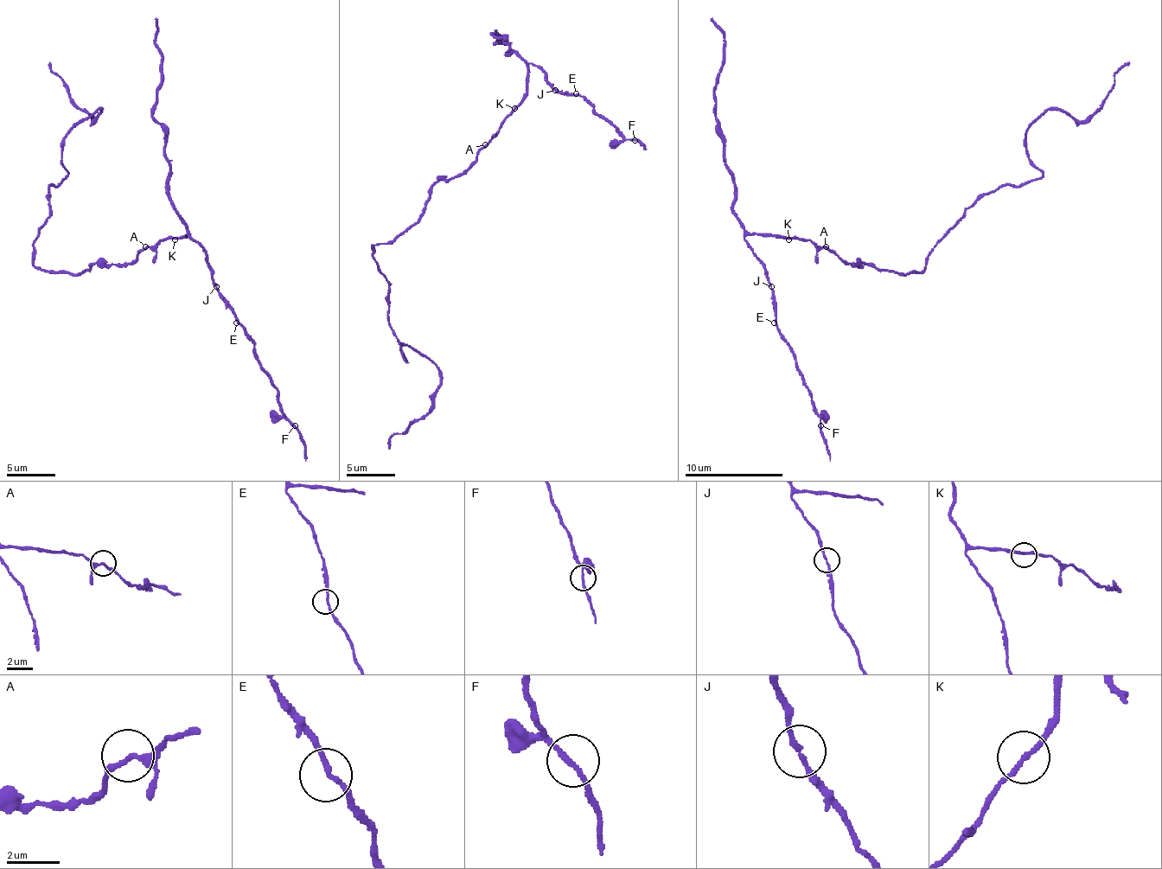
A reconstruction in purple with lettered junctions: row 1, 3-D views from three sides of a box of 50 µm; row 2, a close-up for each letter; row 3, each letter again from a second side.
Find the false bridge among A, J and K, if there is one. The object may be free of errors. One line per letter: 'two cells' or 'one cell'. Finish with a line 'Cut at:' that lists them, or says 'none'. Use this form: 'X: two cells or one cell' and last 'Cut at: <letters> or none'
A: one cell
J: one cell
K: one cell
Cut at: none

